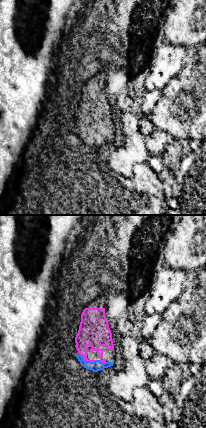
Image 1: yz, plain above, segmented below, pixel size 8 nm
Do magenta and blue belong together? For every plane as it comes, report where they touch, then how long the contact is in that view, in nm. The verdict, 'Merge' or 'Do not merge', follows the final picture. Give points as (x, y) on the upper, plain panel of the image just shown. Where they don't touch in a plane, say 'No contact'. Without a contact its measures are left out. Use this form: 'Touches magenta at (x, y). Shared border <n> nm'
Touches magenta at (87, 136). Shared border 140 nm

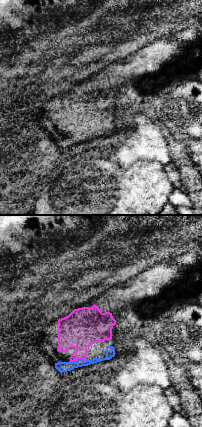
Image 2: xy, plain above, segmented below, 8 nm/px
Touches magenta at (78, 134). Shared border 140 nm

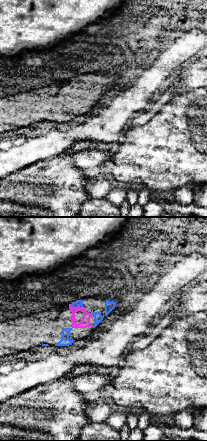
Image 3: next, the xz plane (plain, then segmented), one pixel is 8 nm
Touches magenta at (75, 84). Shared border 80 nm

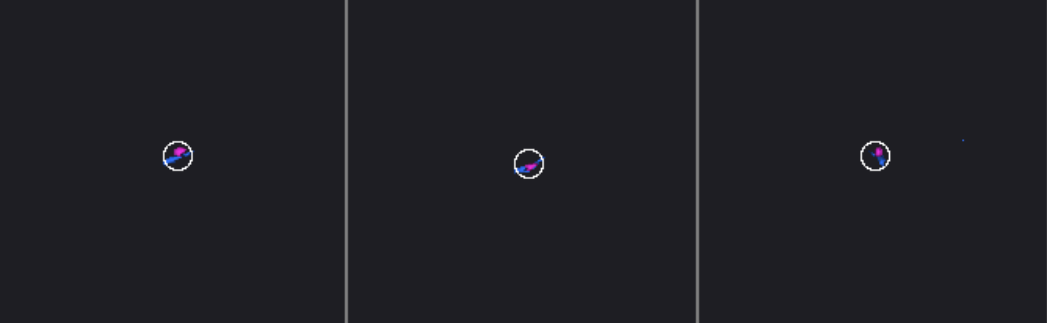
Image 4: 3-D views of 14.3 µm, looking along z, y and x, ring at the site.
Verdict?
Merge

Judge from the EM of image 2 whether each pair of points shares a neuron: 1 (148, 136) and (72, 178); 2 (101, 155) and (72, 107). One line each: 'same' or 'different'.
1: different
2: different

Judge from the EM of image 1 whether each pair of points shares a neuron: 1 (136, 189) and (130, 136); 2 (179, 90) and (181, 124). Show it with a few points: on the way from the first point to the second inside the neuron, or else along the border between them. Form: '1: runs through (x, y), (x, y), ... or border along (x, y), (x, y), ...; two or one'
1: border along (145, 162), (136, 166), (130, 178), (111, 170); two
2: runs through (181, 98), (181, 116); one

